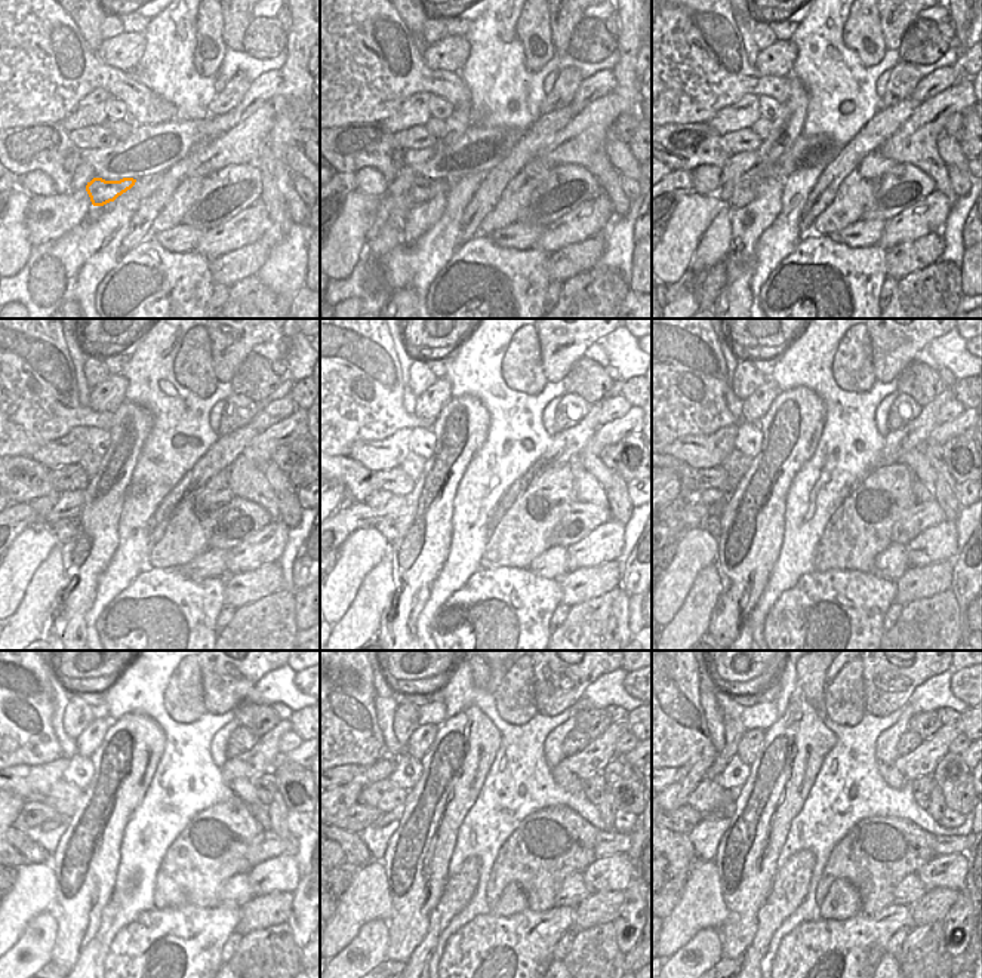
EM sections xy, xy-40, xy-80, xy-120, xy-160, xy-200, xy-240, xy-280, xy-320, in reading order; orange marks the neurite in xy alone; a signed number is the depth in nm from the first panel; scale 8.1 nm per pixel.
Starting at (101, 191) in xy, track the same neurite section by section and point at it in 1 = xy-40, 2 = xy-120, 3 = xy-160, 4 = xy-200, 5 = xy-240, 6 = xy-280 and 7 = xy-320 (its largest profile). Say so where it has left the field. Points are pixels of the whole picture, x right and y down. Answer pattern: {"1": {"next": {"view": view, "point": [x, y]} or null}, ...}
{"1": {"next": {"view": "xy-40", "point": [422, 190]}}, "2": {"next": {"view": "xy-120", "point": [62, 529]}}, "3": {"next": {"view": "xy-160", "point": [387, 528]}}, "4": {"next": {"view": "xy-200", "point": [682, 514]}}, "5": {"next": {"view": "xy-240", "point": [18, 849]}}, "6": {"next": {"view": "xy-280", "point": [350, 849]}}, "7": {"next": {"view": "xy-320", "point": [682, 848]}}}

